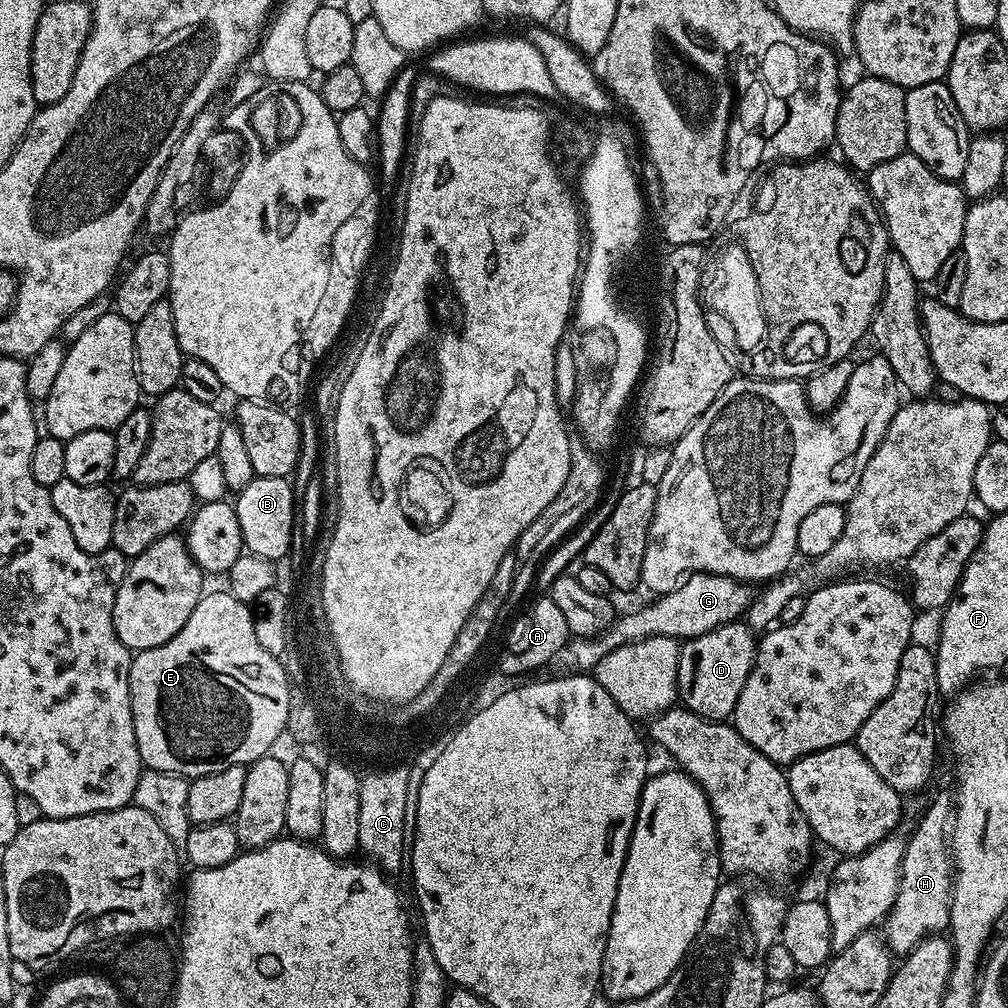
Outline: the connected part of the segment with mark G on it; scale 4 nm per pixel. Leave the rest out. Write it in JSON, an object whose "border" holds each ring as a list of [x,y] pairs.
{"border":[[[693,572],[681,579],[676,589],[657,595],[653,604],[644,604],[633,612],[617,615],[616,620],[601,636],[572,638],[558,657],[563,671],[568,674],[588,674],[614,650],[651,636],[669,636],[681,642],[706,634],[731,620],[741,619],[754,599],[749,585],[729,576],[715,576],[709,572]]]}

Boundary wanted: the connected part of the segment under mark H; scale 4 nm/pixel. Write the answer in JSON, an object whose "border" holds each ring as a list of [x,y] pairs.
{"border":[[[940,792],[917,822],[912,837],[907,837],[904,856],[900,860],[900,885],[882,924],[882,935],[897,957],[907,956],[927,936],[943,933],[948,927],[954,875],[950,855],[950,821],[953,816],[953,793]]]}

